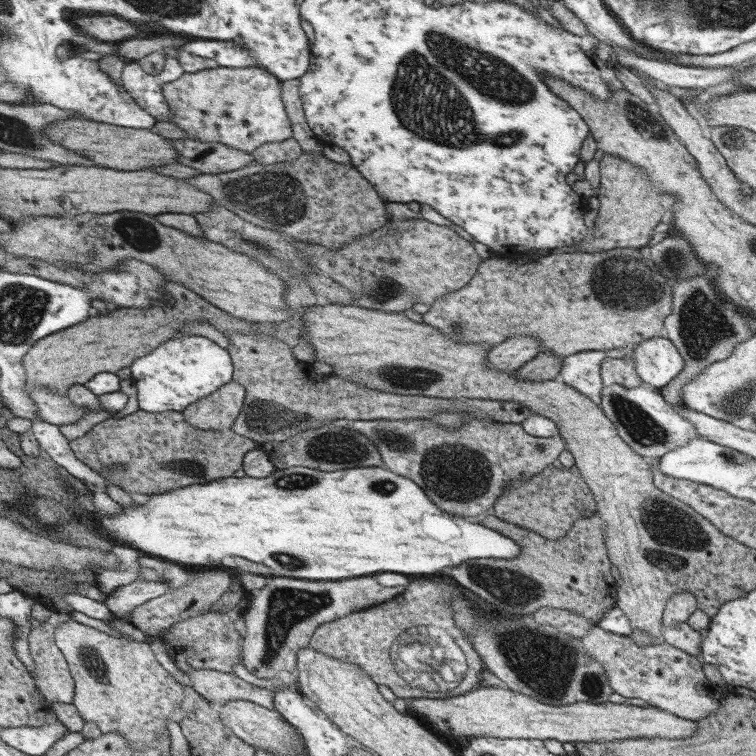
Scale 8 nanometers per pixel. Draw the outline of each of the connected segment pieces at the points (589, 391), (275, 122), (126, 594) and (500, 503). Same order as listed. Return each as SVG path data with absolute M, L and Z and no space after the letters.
M577 352L563 358L563 368L557 374L559 380L571 384L583 396L593 402L601 400L603 380L601 380L601 364L607 358L607 352Z
M213 68L213 70L195 72L195 74L185 72L185 76L181 80L163 84L163 96L177 114L173 122L177 122L187 132L195 134L195 140L219 142L219 144L227 144L235 150L253 152L255 148L259 148L263 144L283 142L293 136L293 126L283 108L279 84L281 84L279 78L267 74L267 70L261 70L261 68Z
M133 582L131 586L123 586L119 588L113 596L109 596L105 600L105 604L111 608L113 616L117 618L127 618L131 616L139 606L143 606L149 600L155 600L159 596L169 594L173 588L169 584L161 584L161 582Z
M549 464L531 478L509 480L491 508L495 518L519 528L527 528L529 532L535 532L547 540L563 538L565 532L571 530L573 522L593 516L593 502L587 496L587 484L575 464L565 468L559 464Z

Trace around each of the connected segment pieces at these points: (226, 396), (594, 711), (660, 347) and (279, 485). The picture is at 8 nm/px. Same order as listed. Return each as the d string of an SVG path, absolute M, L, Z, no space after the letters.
M237 380L223 384L219 390L205 398L199 398L183 414L195 428L203 430L227 430L233 426L243 404L247 404L247 388L237 384Z
M477 688L457 698L445 700L409 700L409 708L427 716L435 730L453 734L453 736L493 736L493 738L521 738L521 740L557 740L557 742L571 742L571 744L603 744L621 738L685 738L697 730L697 724L665 710L657 708L637 708L611 702L579 702L569 706L549 706L541 704L531 696L507 690L507 688Z
M663 334L639 342L631 350L631 358L635 360L637 376L655 388L669 384L683 368L679 352Z
M299 466L275 470L267 478L219 478L207 484L157 494L145 506L127 508L115 518L103 518L101 526L111 538L117 538L117 542L129 544L145 554L161 556L167 562L217 566L227 554L259 562L275 576L311 582L341 580L373 572L431 574L471 558L515 560L521 556L519 544L515 544L509 536L481 526L479 520L473 522L467 520L467 516L451 516L439 510L421 492L421 488L387 468L321 472Z

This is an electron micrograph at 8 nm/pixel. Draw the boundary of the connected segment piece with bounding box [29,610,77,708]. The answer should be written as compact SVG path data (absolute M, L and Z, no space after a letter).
M53 610L53 614L49 616L49 620L45 622L45 626L37 628L31 632L29 636L29 652L31 652L31 658L35 660L35 668L31 672L33 676L33 682L37 686L37 692L41 692L43 700L47 702L47 706L55 706L57 702L65 702L65 704L73 704L75 702L75 696L77 696L77 682L75 682L75 676L71 674L71 666L69 666L69 660L63 656L63 652L57 648L55 644L55 630L57 630L57 624L61 622L69 622L71 618L63 612L57 612Z

